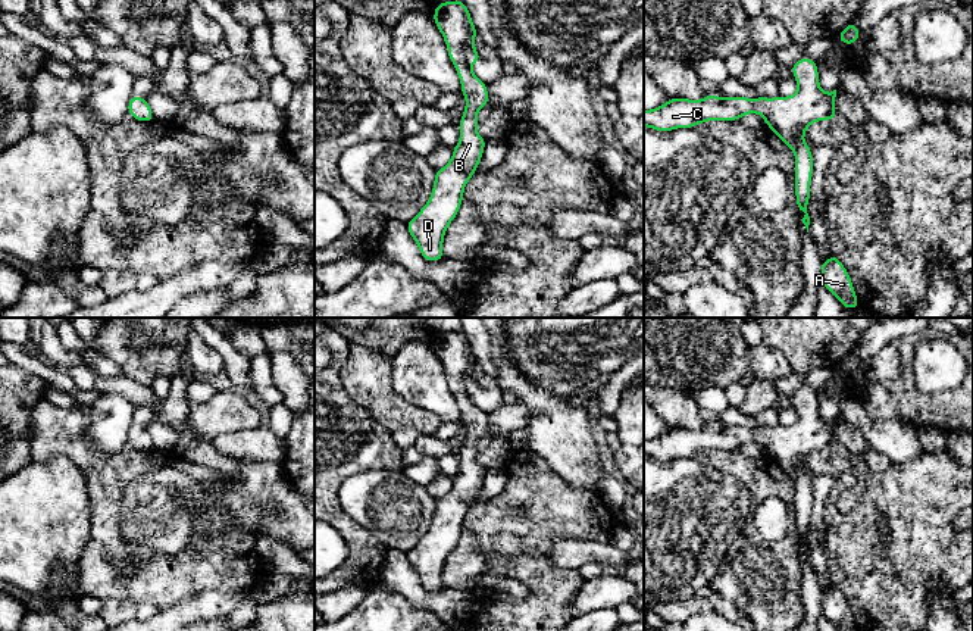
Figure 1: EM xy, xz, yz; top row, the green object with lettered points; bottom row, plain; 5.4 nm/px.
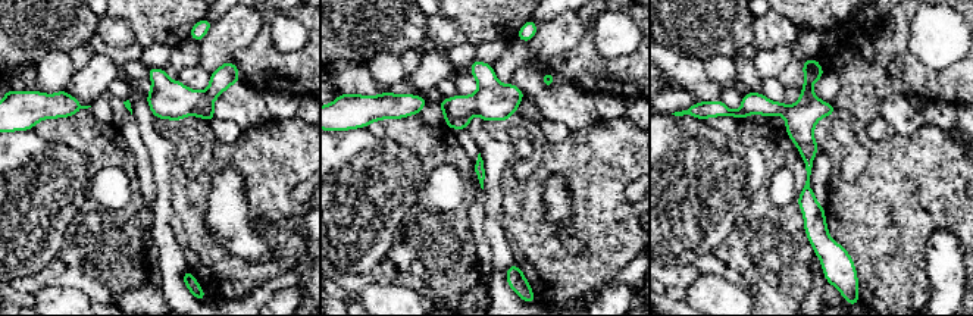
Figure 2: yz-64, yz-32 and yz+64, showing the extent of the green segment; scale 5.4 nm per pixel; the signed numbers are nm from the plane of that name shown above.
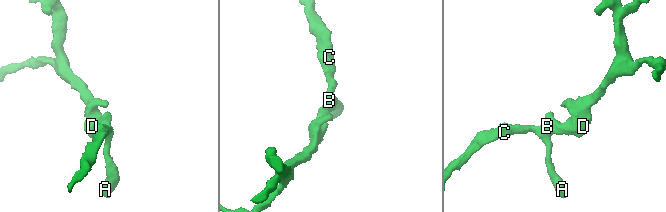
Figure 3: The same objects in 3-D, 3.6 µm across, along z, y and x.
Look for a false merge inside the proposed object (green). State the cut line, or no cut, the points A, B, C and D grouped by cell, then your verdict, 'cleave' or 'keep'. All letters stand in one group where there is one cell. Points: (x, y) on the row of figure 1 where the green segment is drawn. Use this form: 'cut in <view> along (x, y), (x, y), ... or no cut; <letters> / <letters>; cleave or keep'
no cut; A B C D; keep

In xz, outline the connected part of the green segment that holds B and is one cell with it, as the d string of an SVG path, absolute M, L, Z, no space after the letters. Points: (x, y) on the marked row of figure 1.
M462 0L438 3L432 16L435 25L444 37L448 49L448 59L453 62L457 71L462 82L462 94L467 103L464 106L462 121L459 122L460 141L456 147L453 147L453 157L444 168L435 172L434 188L428 203L413 219L406 222L406 227L412 238L416 241L420 254L428 262L444 259L442 243L445 231L460 210L464 187L467 181L476 174L476 168L482 159L486 143L486 140L476 132L476 126L479 124L478 110L489 104L486 84L481 81L470 68L475 62L481 60L481 54L473 46L473 38L479 34L472 22L472 16L466 4Z

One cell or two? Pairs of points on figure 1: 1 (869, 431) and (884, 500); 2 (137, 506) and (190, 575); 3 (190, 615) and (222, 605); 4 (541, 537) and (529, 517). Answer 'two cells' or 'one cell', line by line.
1: two cells
2: two cells
3: one cell
4: one cell

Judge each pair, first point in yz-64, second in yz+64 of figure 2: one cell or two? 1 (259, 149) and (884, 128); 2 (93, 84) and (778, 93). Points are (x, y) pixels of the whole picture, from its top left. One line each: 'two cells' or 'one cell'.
1: two cells
2: two cells

